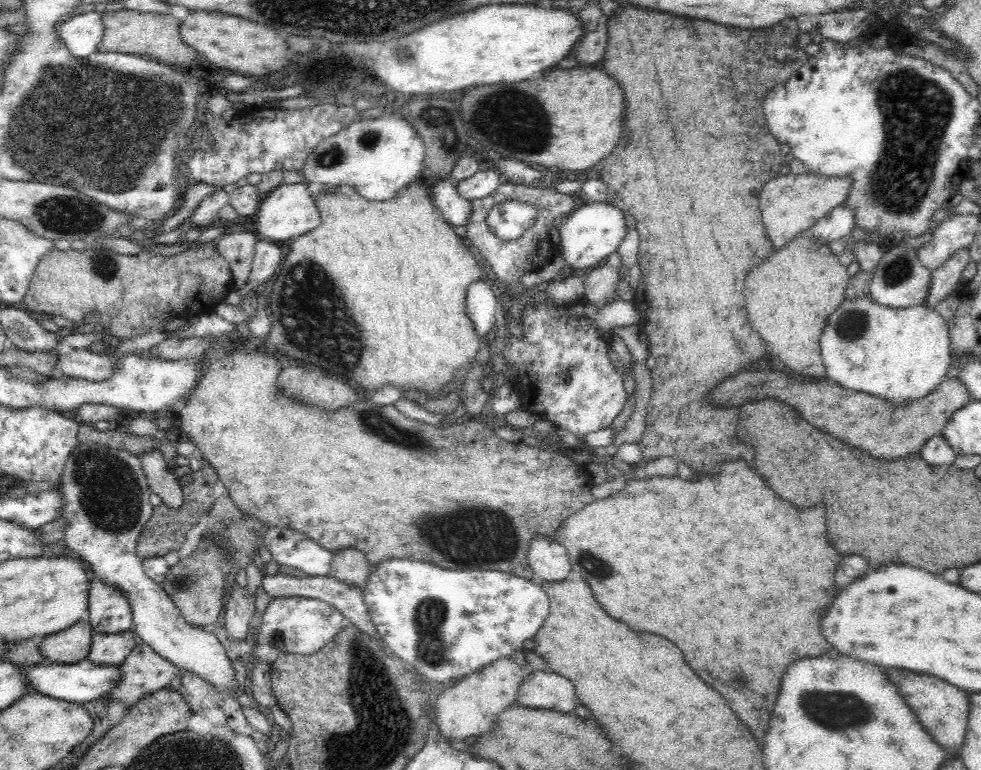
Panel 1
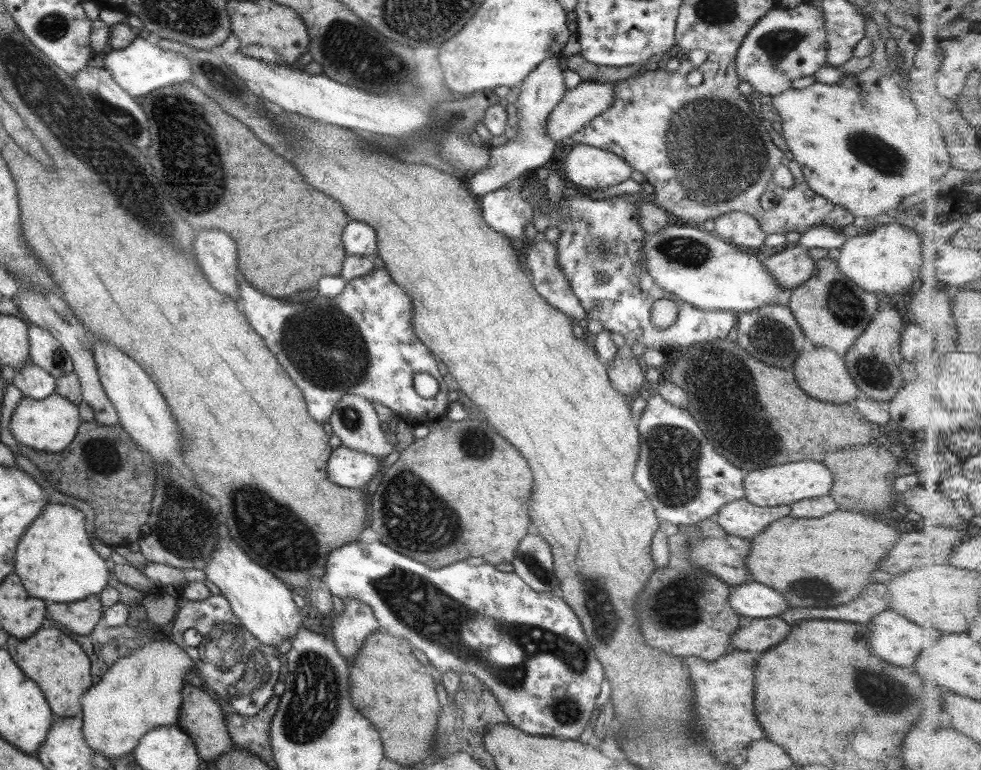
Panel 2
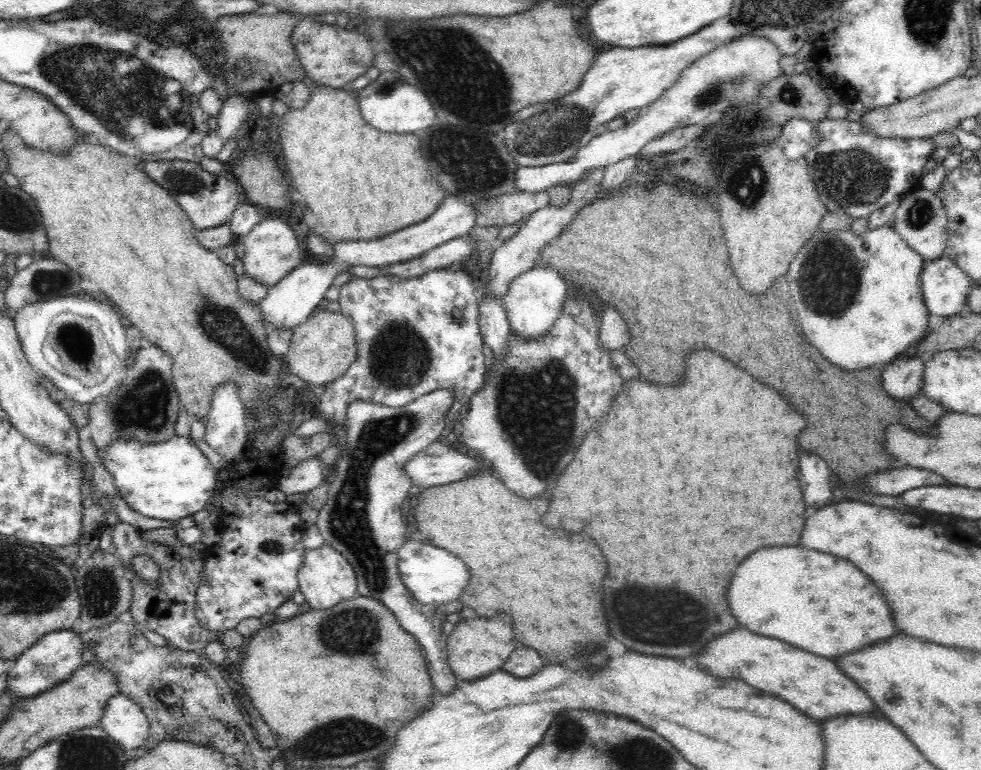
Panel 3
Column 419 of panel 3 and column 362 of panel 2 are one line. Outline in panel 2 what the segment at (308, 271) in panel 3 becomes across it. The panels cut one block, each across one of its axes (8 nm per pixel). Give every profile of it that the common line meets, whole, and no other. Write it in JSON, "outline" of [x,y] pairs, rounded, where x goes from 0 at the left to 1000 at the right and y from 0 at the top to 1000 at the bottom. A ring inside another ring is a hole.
{"outline":[[[357,286],[351,297],[351,306],[349,306],[353,330],[357,330],[357,332],[382,331],[385,319],[383,310],[383,299],[371,288],[365,288],[365,286]]]}

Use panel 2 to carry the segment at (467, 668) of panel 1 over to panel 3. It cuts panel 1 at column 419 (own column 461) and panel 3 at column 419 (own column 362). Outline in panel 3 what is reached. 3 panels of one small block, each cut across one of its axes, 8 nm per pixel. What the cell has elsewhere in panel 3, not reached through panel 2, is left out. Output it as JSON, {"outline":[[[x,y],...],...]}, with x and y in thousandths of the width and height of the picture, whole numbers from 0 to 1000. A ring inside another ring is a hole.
{"outline":[[[414,701],[406,714],[406,719],[405,736],[408,752],[412,762],[428,784],[446,788],[449,784],[463,782],[469,777],[471,766],[478,758],[479,743],[475,732],[455,714],[438,709],[438,706]]]}

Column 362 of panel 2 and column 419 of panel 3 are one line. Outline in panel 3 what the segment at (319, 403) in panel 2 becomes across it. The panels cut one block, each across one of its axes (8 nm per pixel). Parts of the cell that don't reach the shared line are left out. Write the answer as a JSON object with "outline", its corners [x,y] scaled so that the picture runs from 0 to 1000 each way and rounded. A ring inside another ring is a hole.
{"outline":[[[457,349],[437,351],[428,358],[421,358],[420,361],[406,361],[404,358],[386,356],[381,361],[373,362],[361,357],[355,366],[352,366],[346,377],[347,406],[354,410],[361,422],[362,443],[363,443],[363,465],[357,473],[355,481],[347,487],[343,494],[330,501],[329,513],[326,512],[325,521],[322,525],[323,540],[332,545],[340,555],[344,552],[349,553],[353,545],[354,535],[353,527],[357,522],[369,521],[398,527],[400,530],[408,530],[414,527],[417,522],[424,519],[424,517],[431,512],[438,512],[442,506],[451,506],[451,504],[462,504],[464,512],[463,522],[466,523],[464,534],[469,530],[469,526],[476,521],[494,496],[494,487],[496,486],[496,456],[493,449],[491,432],[488,419],[488,392],[487,387],[483,383],[483,365],[481,360],[474,352],[459,352]]]}

